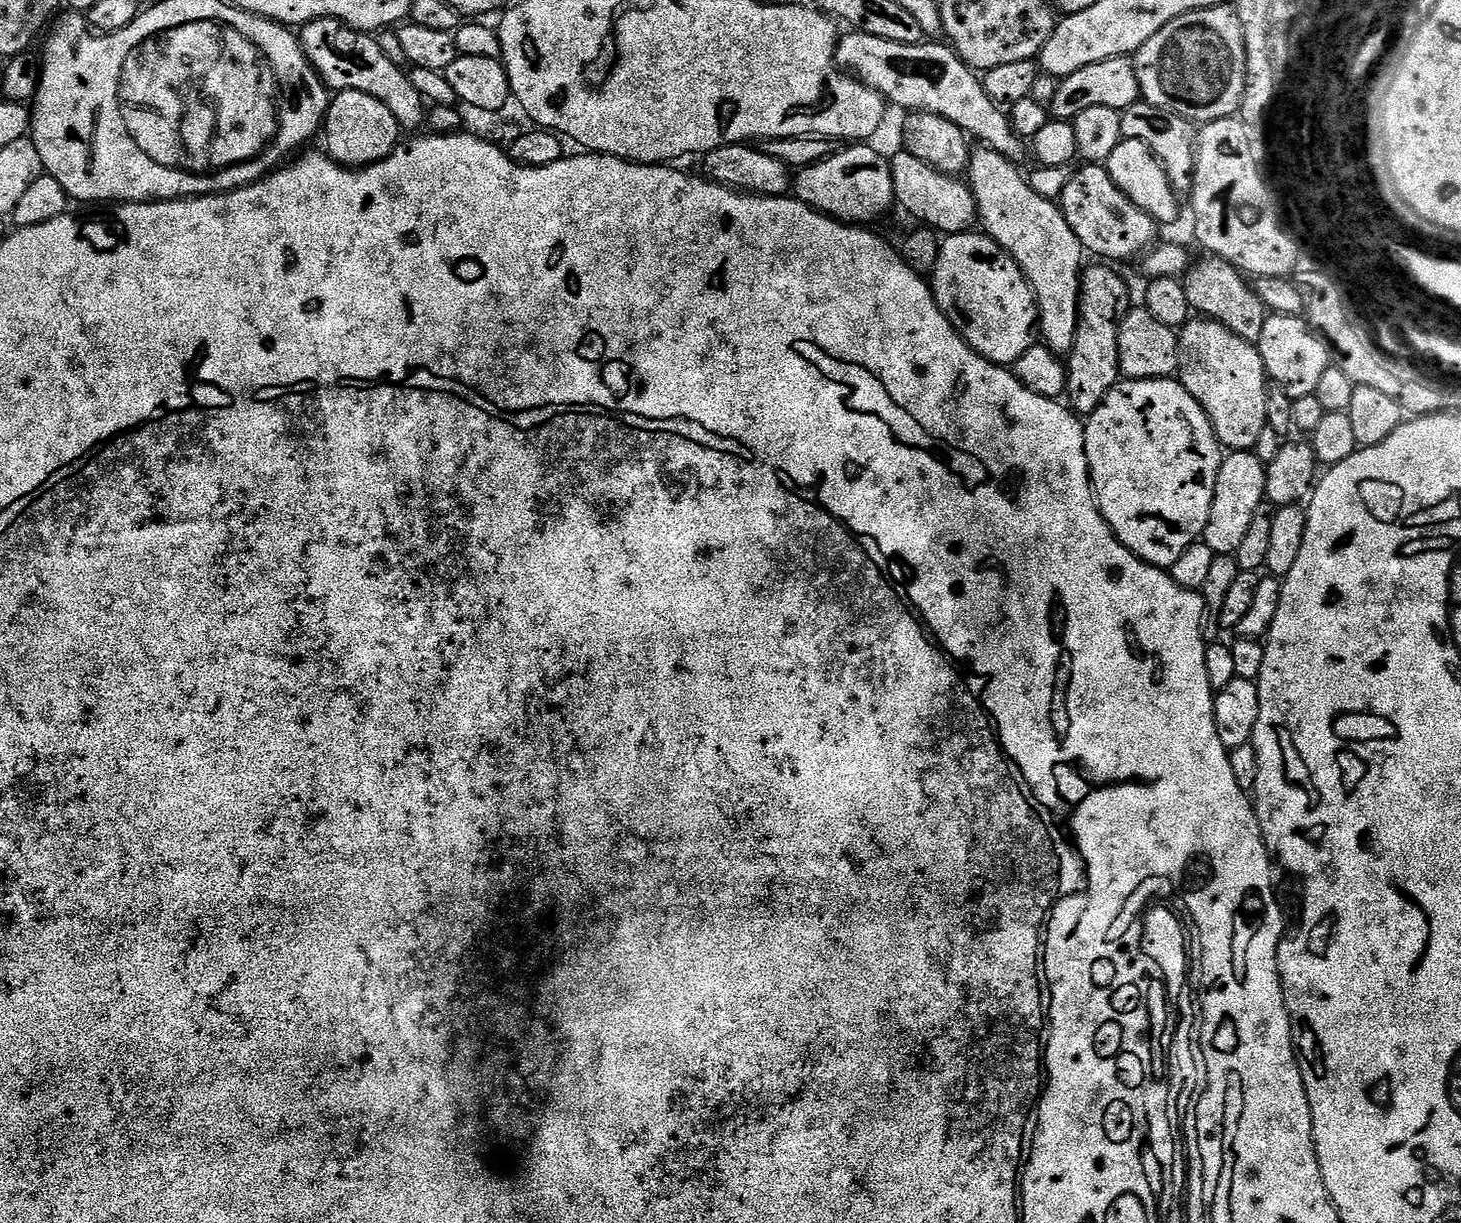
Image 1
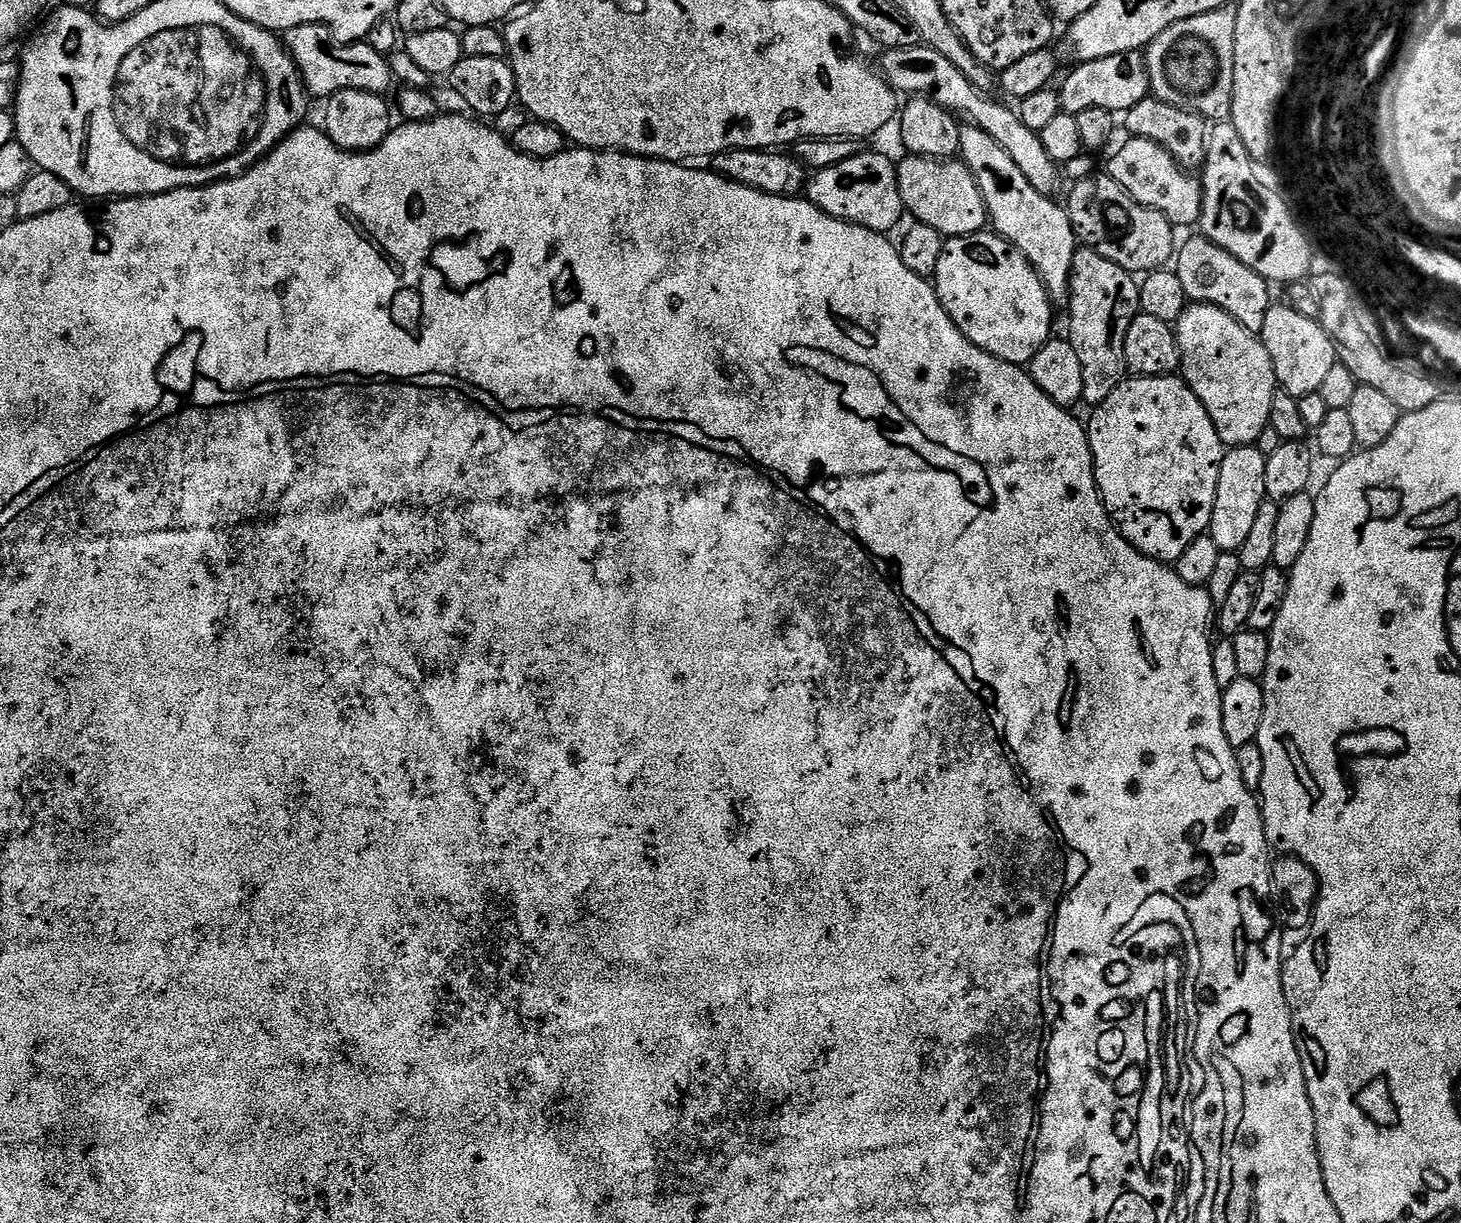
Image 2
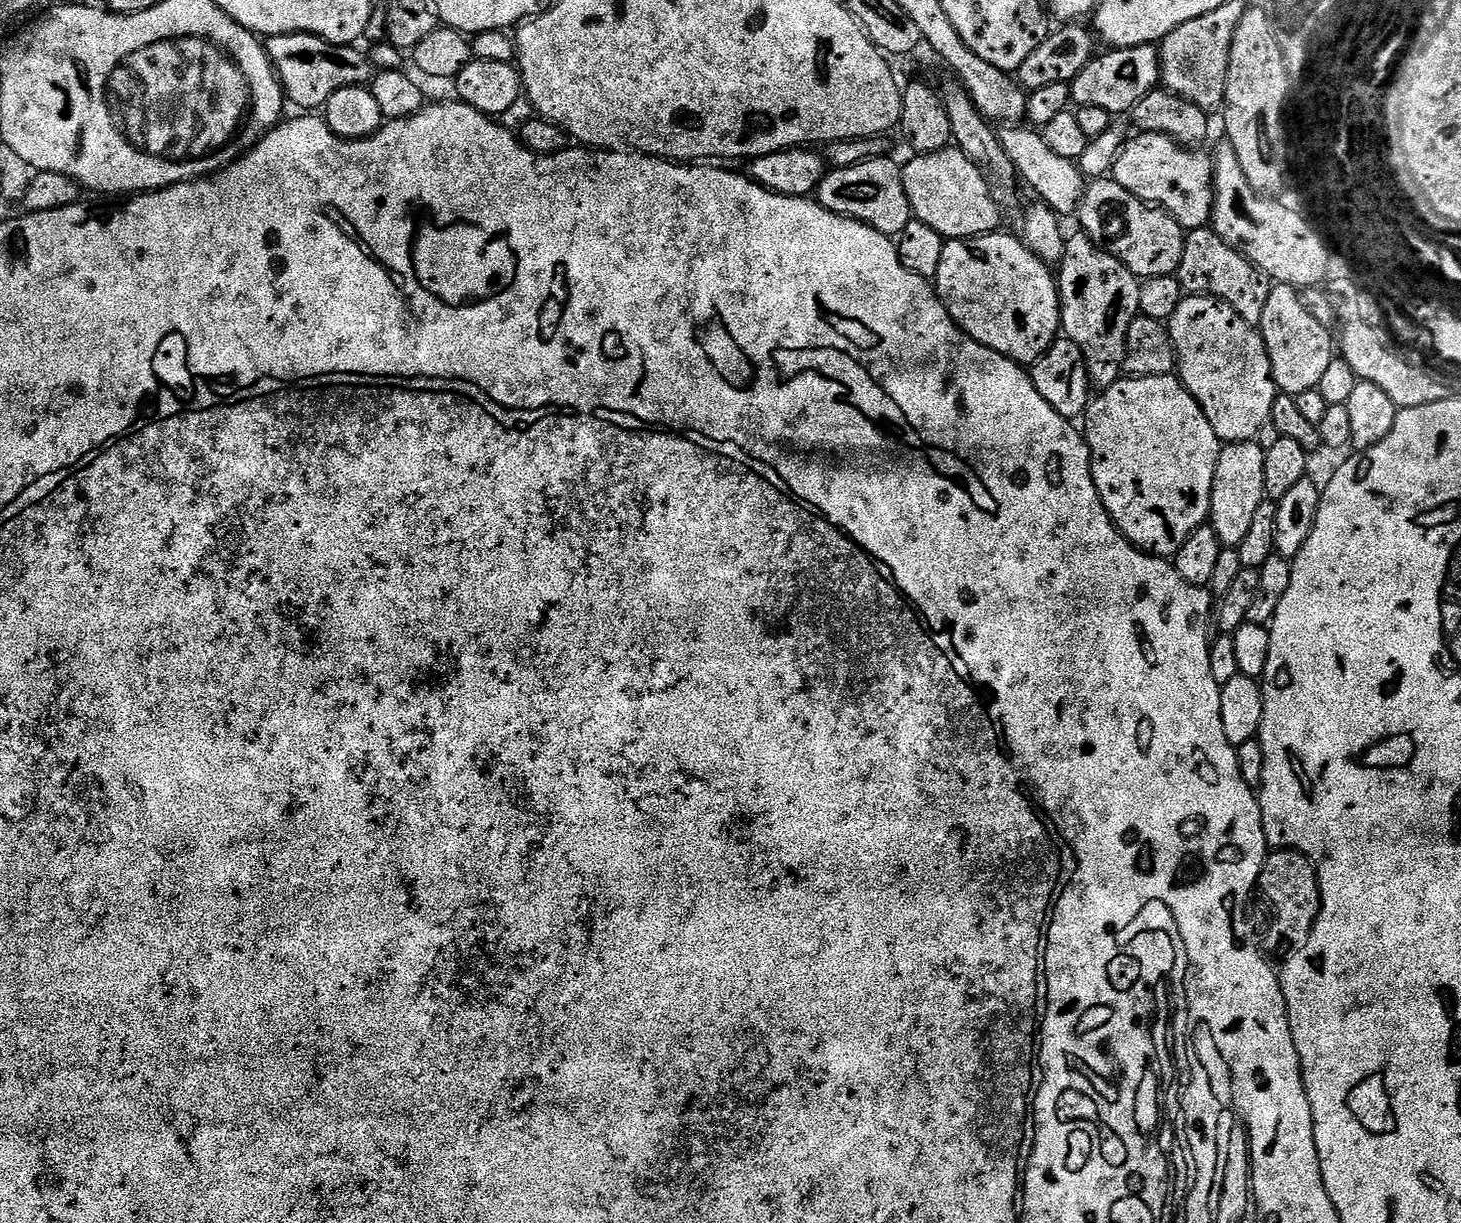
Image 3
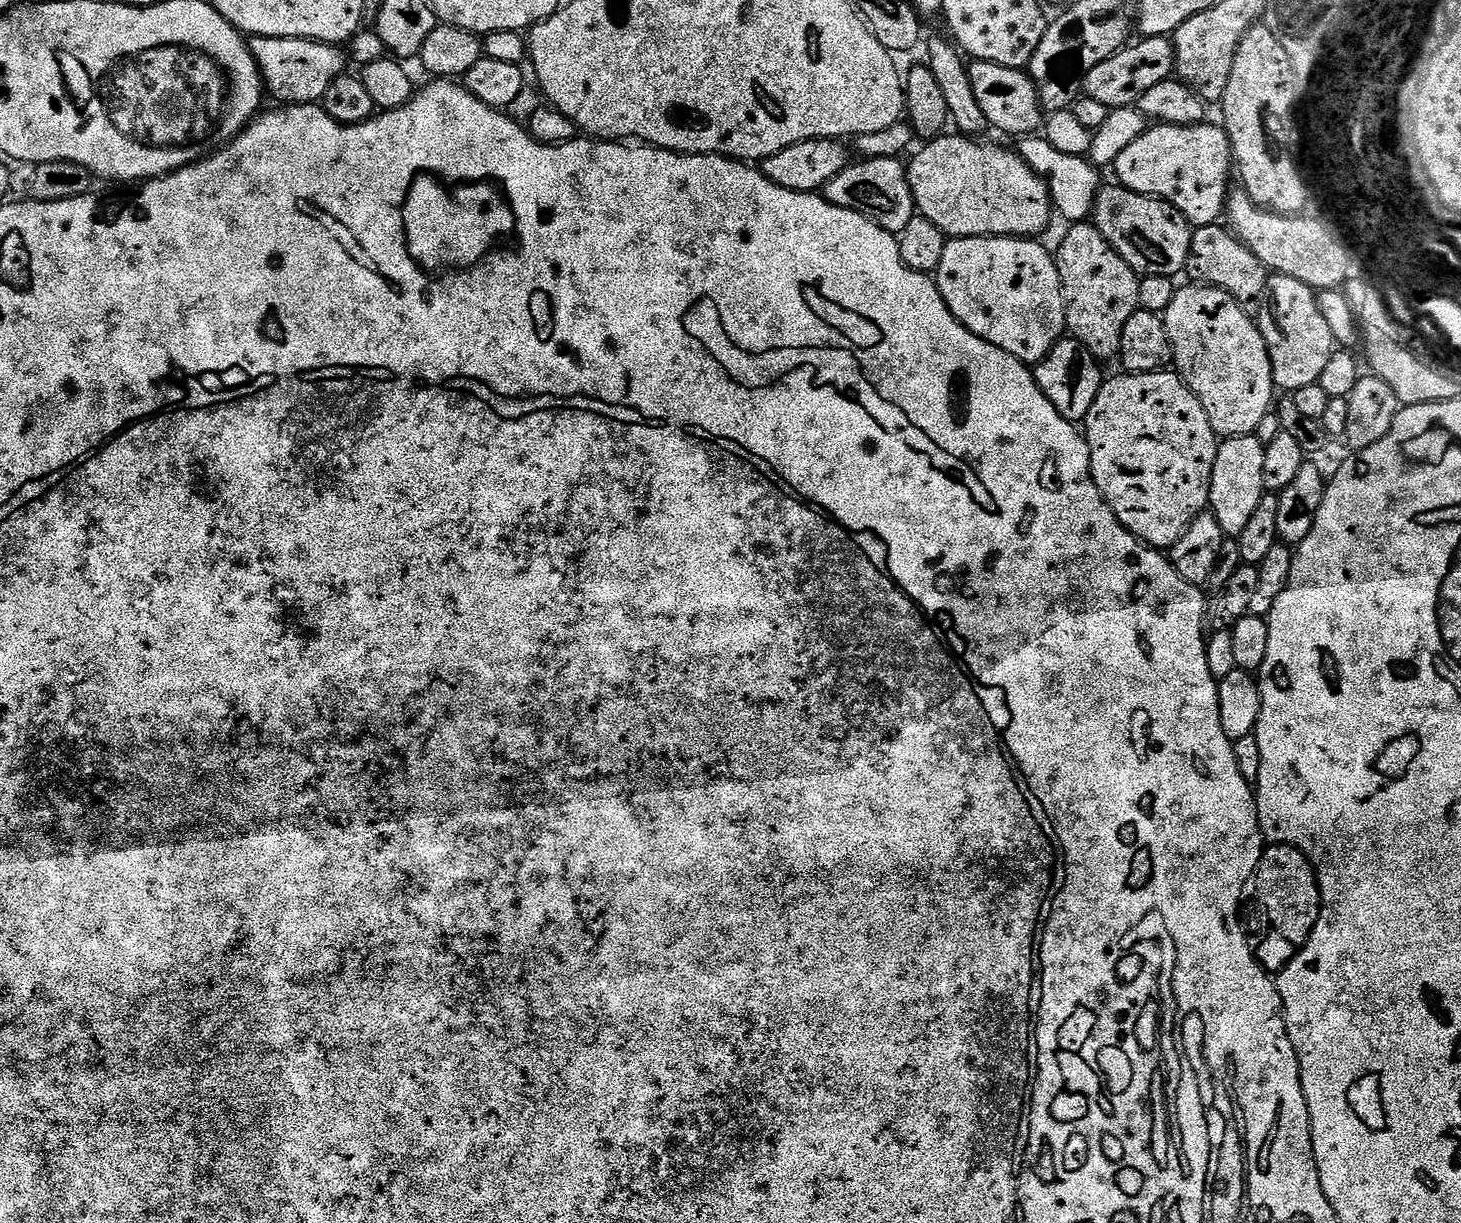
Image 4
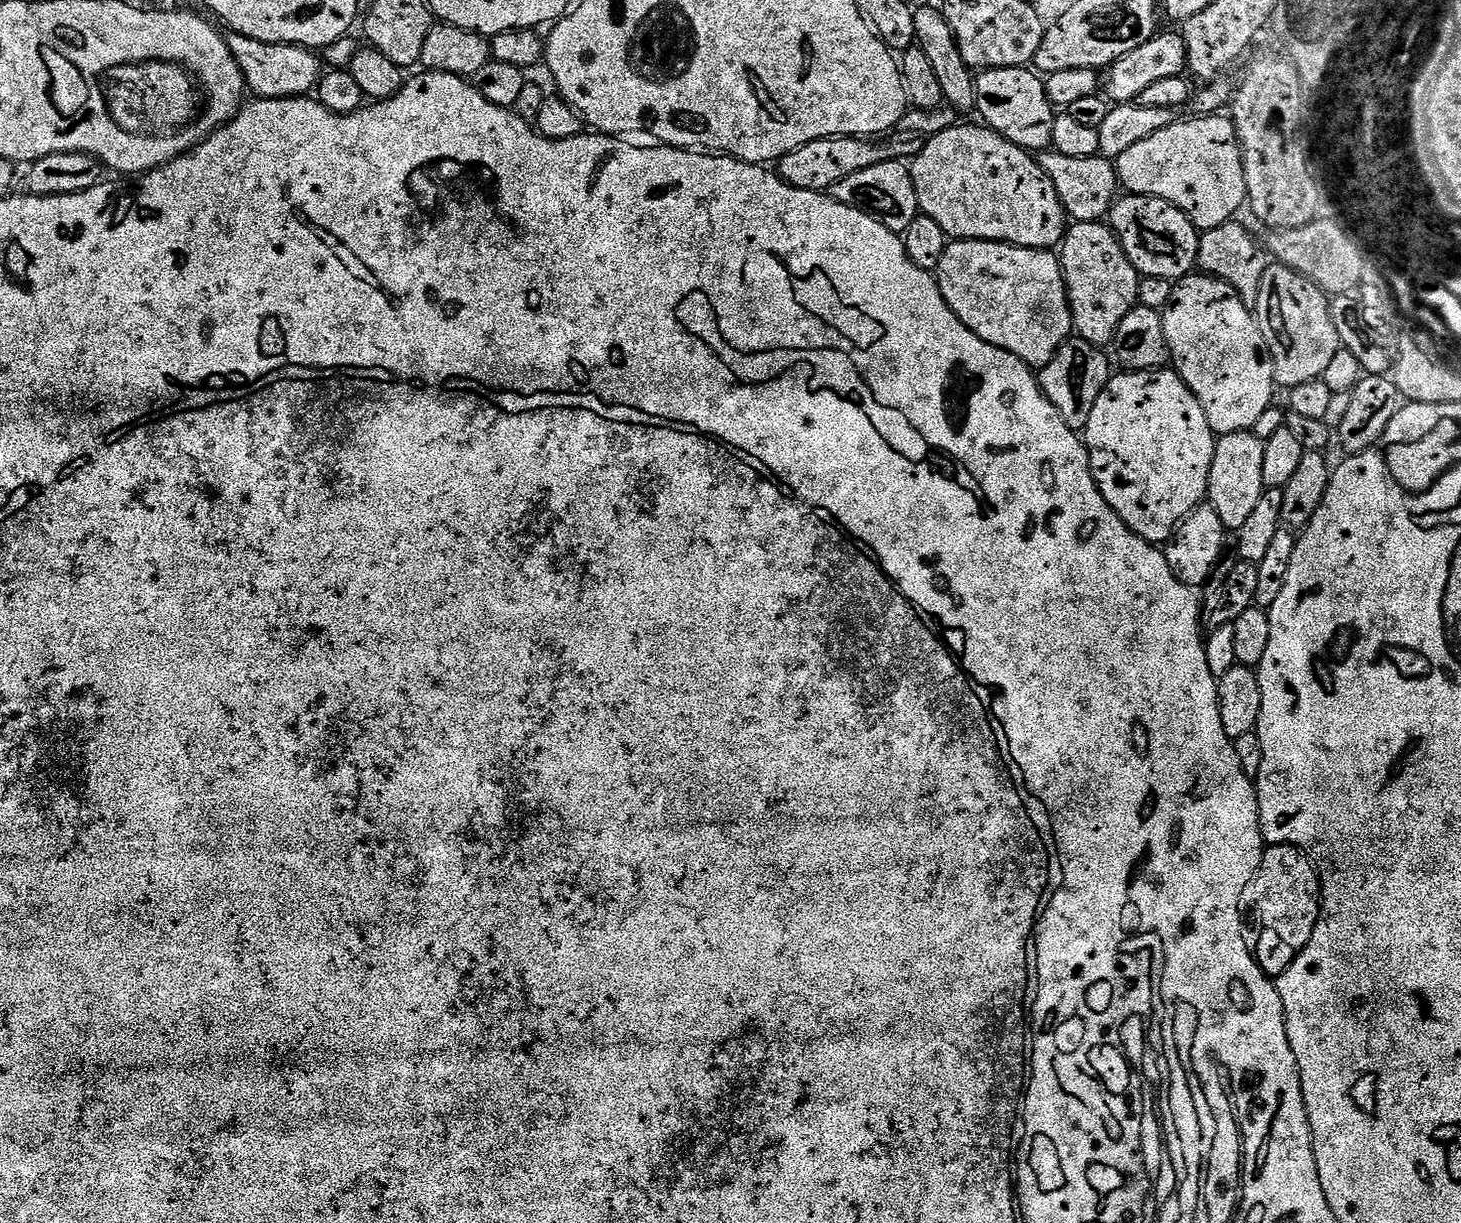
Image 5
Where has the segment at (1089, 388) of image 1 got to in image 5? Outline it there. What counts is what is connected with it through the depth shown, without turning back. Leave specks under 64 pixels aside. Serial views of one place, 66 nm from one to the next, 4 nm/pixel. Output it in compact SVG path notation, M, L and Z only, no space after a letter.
M1104 222L1073 223L1064 233L1058 255L1064 271L1064 285L1068 291L1075 335L1097 346L1111 345L1118 322L1122 322L1122 318L1126 318L1126 314L1137 307L1142 279L1140 273L1130 258L1126 258L1124 248L1111 227Z

